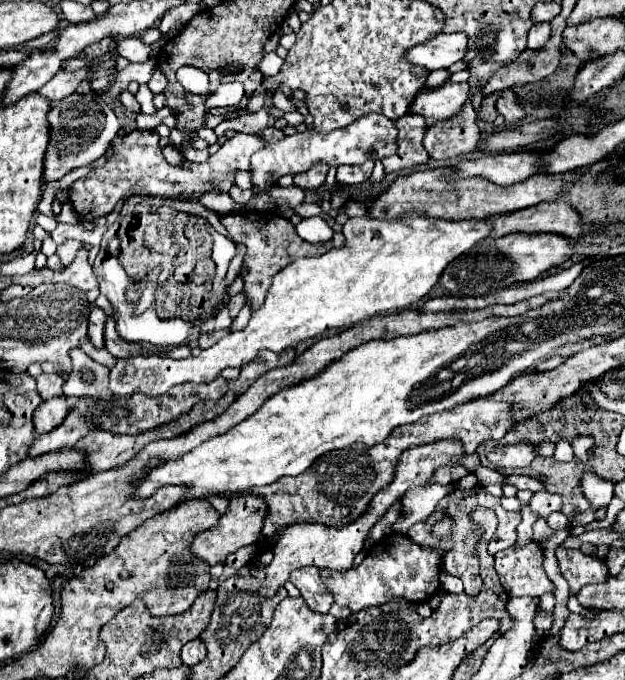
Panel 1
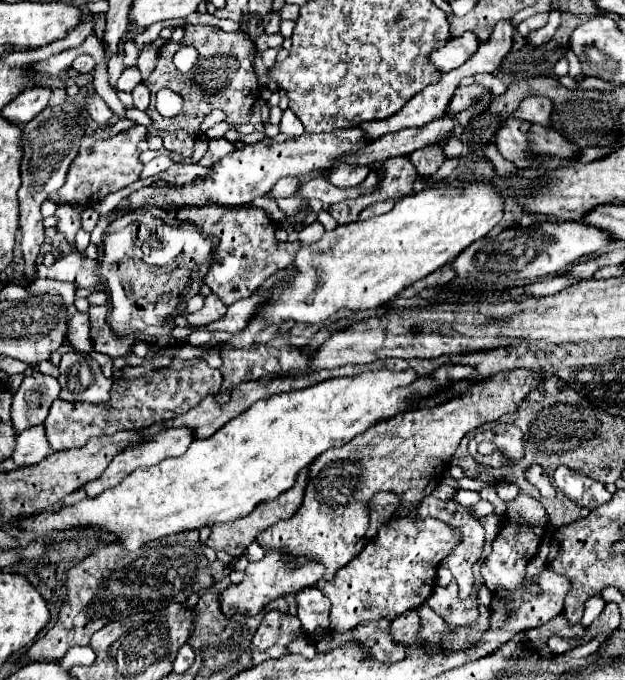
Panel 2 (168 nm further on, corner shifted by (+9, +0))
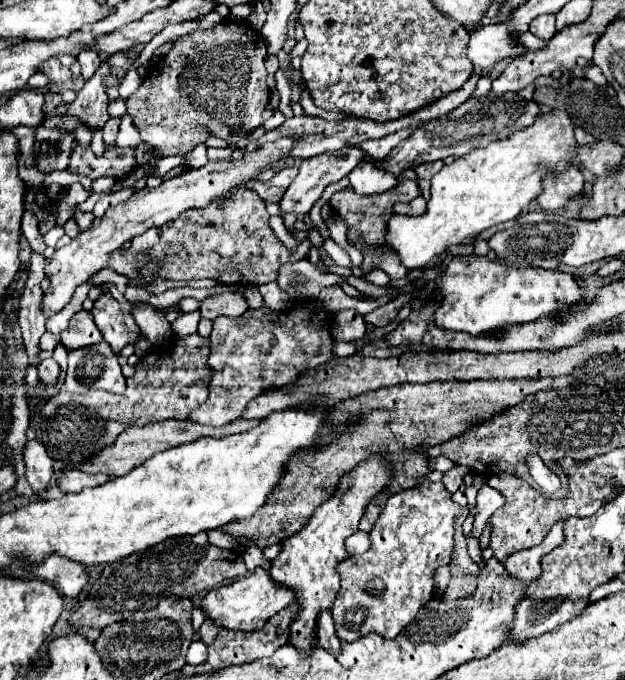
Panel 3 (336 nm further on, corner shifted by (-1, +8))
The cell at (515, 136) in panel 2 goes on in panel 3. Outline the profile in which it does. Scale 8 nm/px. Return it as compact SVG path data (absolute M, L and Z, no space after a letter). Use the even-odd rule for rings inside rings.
M569 169L563 177L547 177L537 203L545 211L559 211L569 203L569 199L583 193L583 183L585 181L579 169Z

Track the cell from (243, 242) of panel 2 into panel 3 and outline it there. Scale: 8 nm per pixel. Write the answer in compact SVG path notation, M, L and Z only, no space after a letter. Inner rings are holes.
M233 189L231 195L223 201L215 201L201 209L187 209L173 221L167 221L167 225L149 229L143 235L135 237L127 251L117 249L115 253L111 253L111 269L121 275L127 275L129 279L141 279L143 267L135 265L135 255L151 255L159 263L151 273L153 277L171 281L207 277L227 285L261 285L275 281L281 265L307 257L309 249L311 243L303 239L299 249L295 253L289 253L269 227L269 213L265 211L265 201L255 191Z

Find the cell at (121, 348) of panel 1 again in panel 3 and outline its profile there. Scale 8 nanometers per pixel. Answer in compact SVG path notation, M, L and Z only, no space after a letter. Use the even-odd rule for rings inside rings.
M103 293L93 303L91 313L103 339L115 353L121 353L127 343L135 343L141 335L141 329L135 323L133 315L123 315L121 305L111 297L111 293Z

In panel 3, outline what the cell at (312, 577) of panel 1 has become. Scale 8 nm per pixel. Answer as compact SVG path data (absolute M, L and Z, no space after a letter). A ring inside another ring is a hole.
M323 611L319 615L319 623L317 623L317 645L325 651L331 653L339 653L341 649L341 641L335 635L335 625L333 625L333 617L331 611Z

